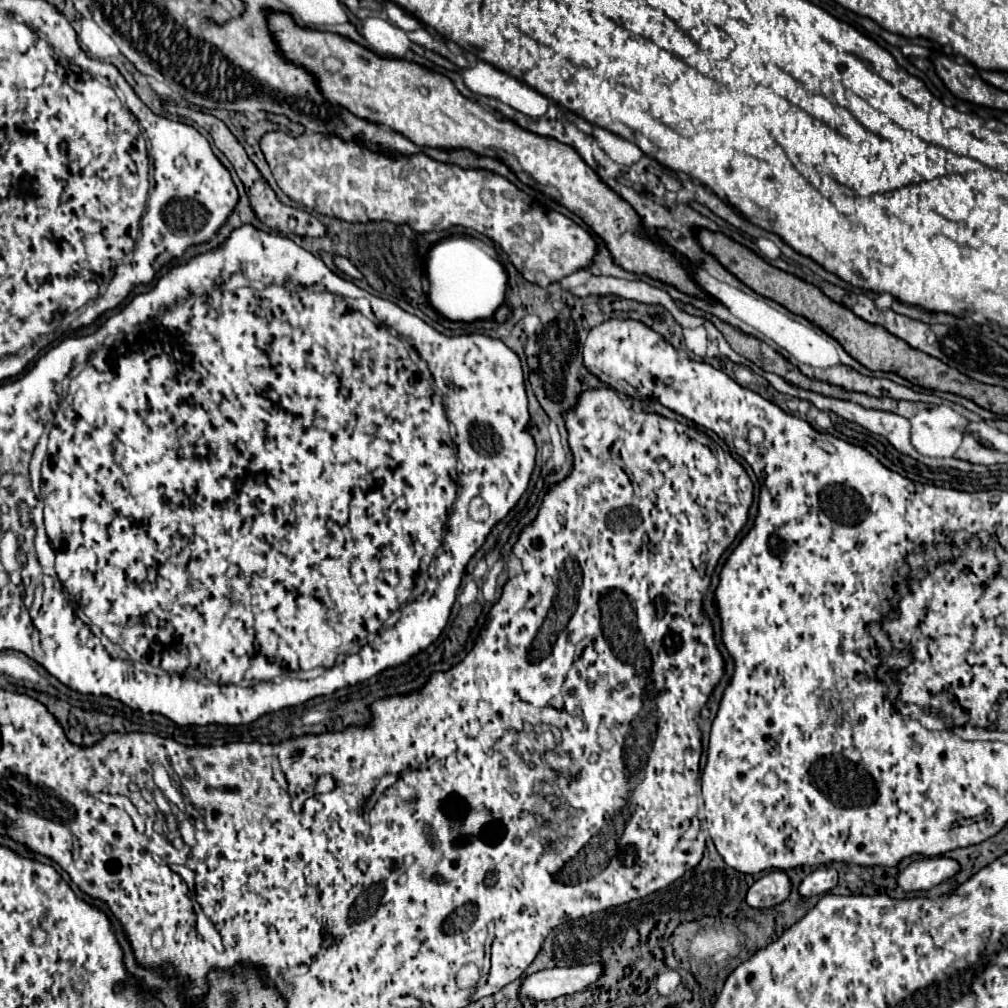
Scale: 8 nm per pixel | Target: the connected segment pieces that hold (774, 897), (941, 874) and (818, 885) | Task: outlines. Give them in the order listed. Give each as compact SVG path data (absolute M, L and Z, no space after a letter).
M771 871L749 887L747 903L751 907L781 905L791 893L791 879L785 871Z
M925 857L913 861L899 873L897 883L903 891L927 891L951 879L959 871L959 863L949 857Z
M819 867L813 873L809 873L801 885L799 885L799 893L803 897L811 897L811 895L823 895L827 891L831 891L837 885L837 871L831 867Z

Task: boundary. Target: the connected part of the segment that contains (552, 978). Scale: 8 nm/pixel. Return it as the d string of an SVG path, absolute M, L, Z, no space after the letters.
M603 963L545 969L525 977L521 985L521 995L537 999L537 1001L557 999L561 995L573 995L593 985L599 977L603 977L603 973L605 973Z

